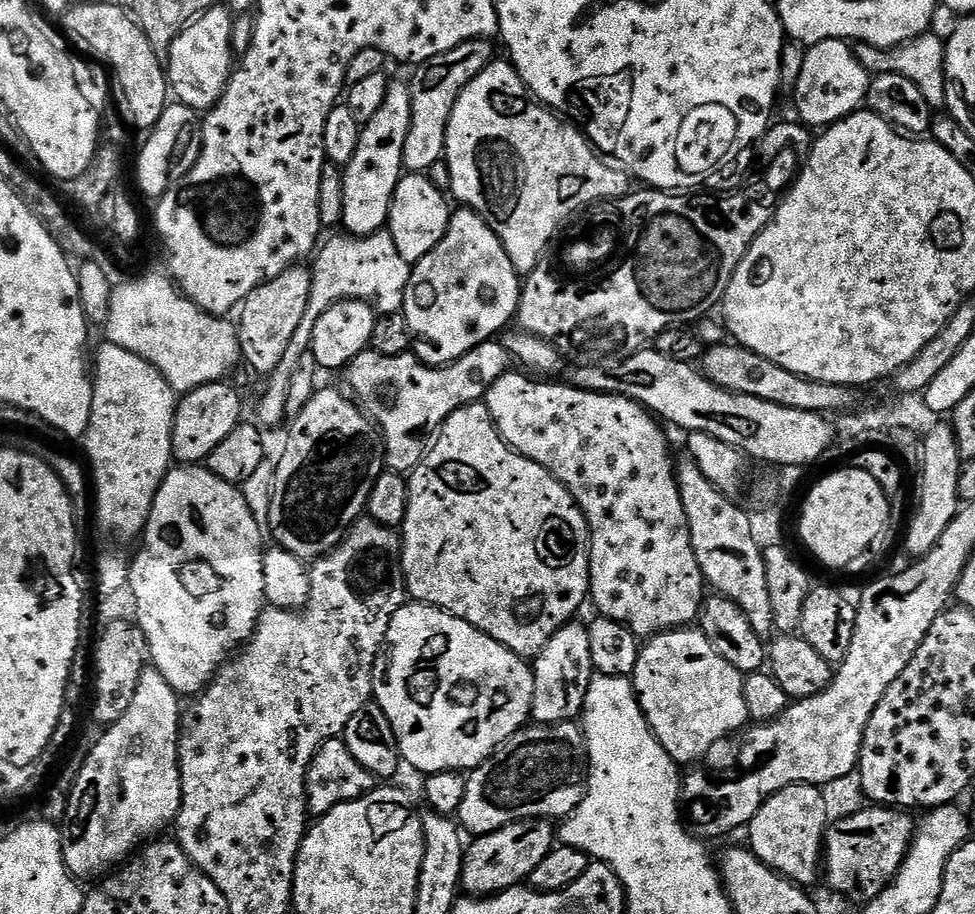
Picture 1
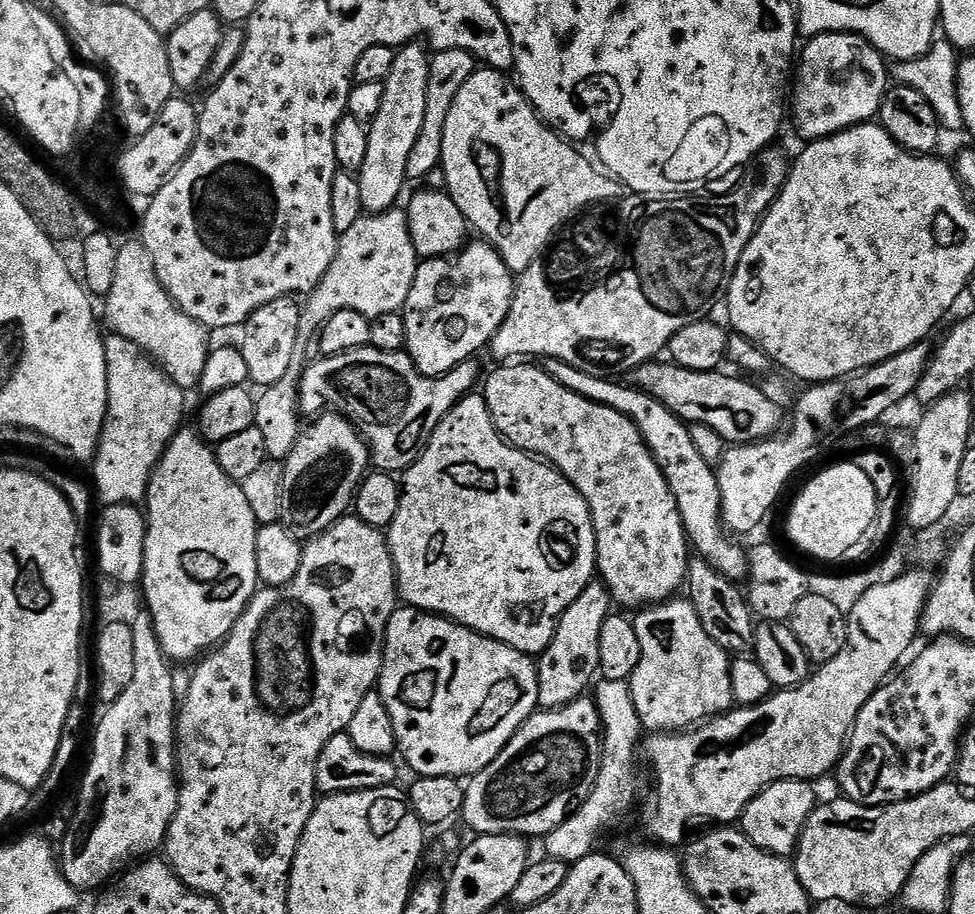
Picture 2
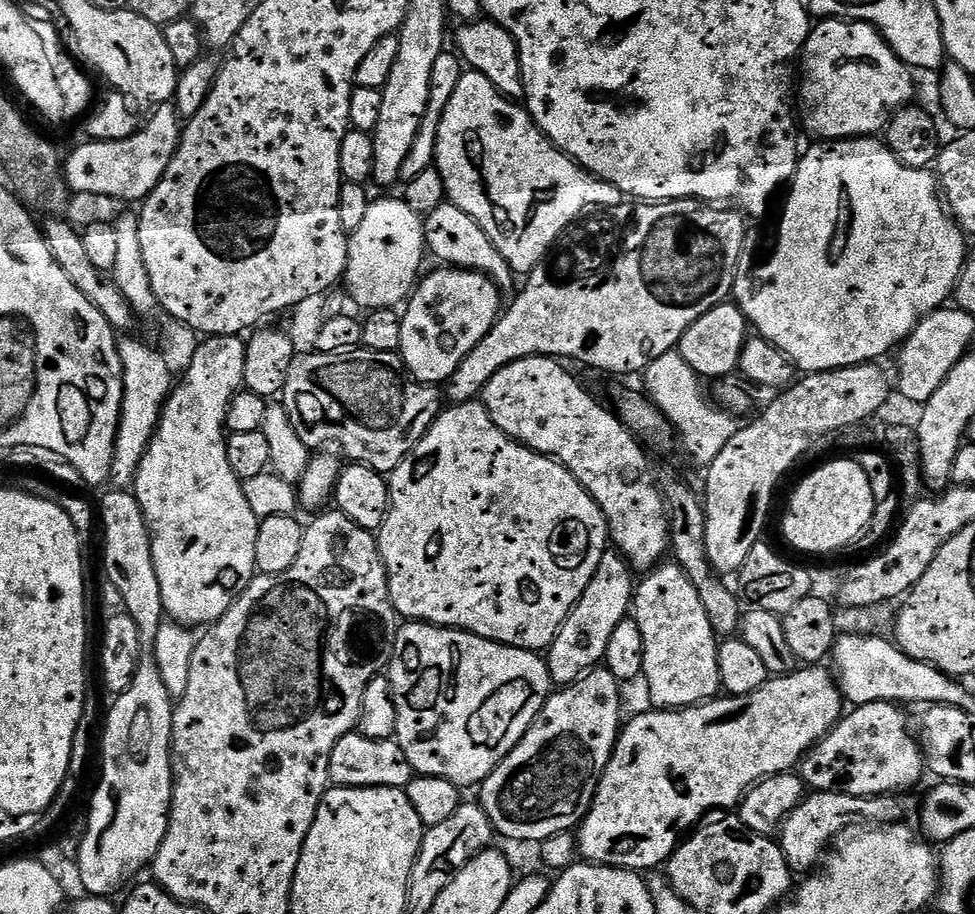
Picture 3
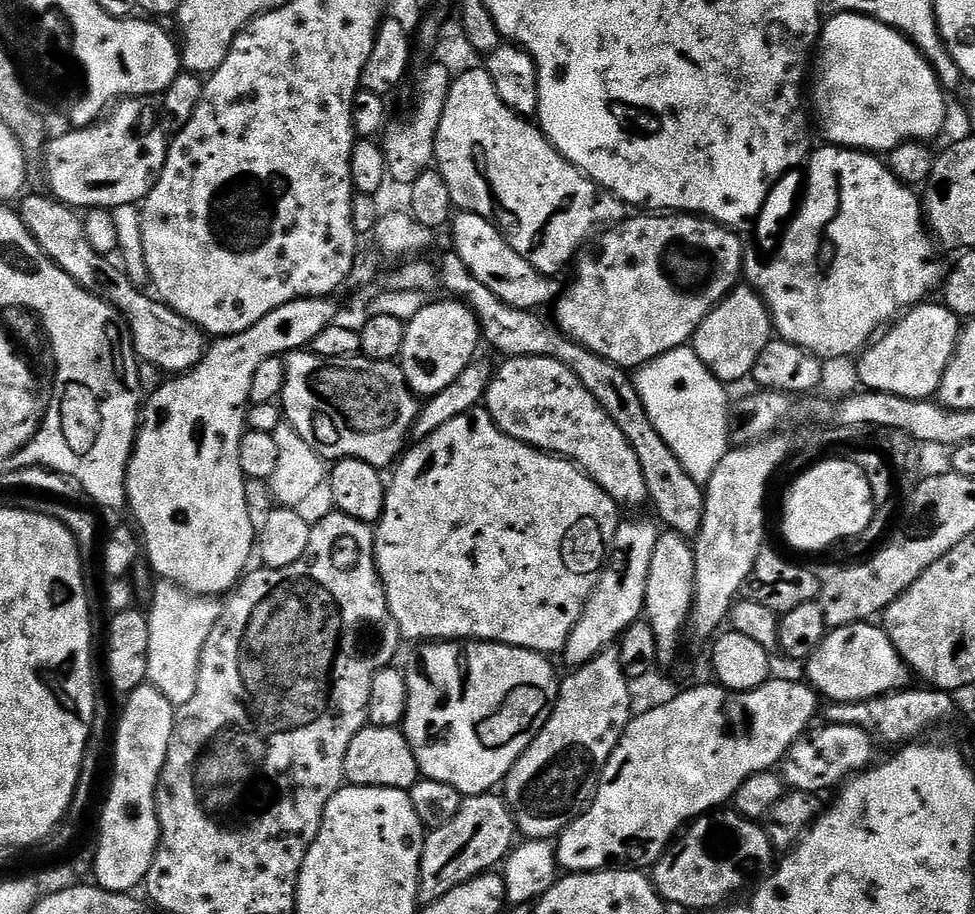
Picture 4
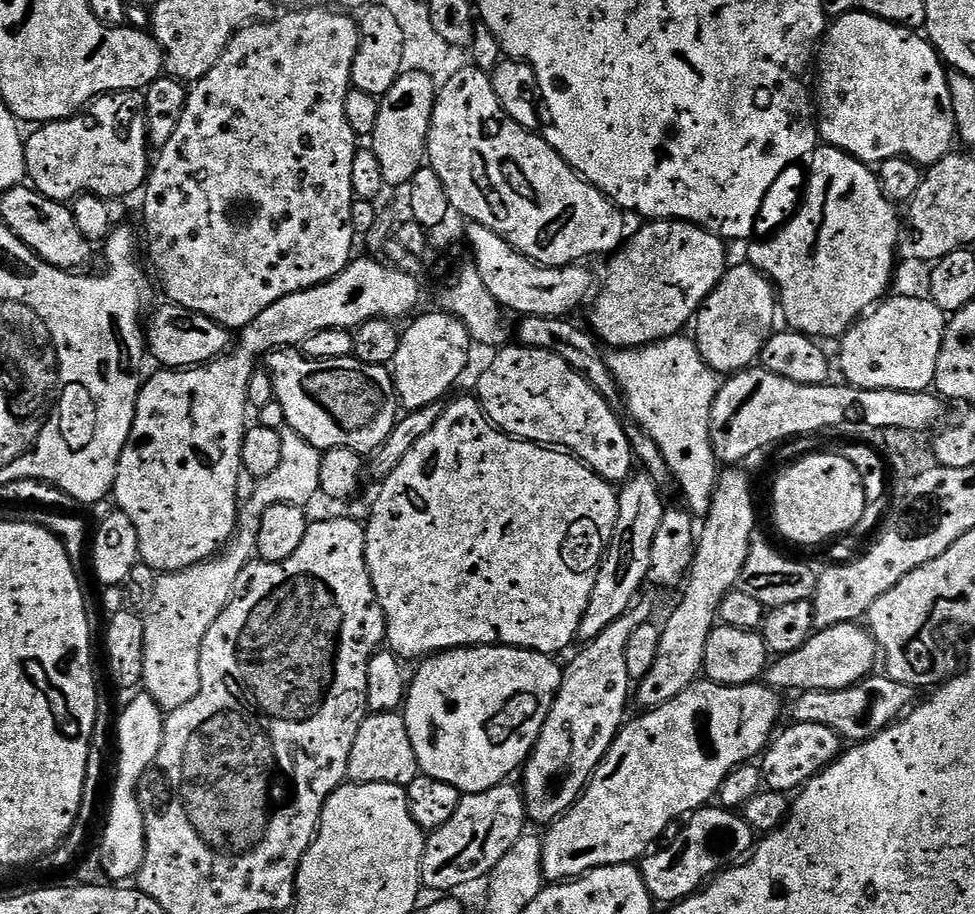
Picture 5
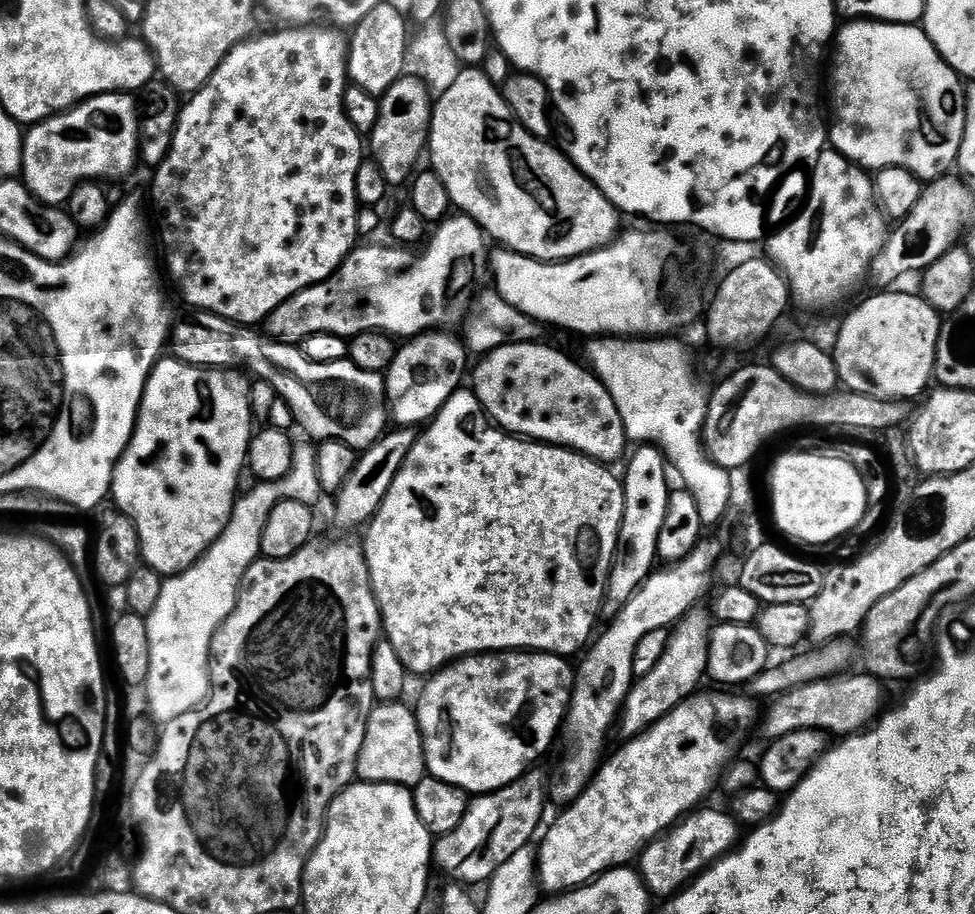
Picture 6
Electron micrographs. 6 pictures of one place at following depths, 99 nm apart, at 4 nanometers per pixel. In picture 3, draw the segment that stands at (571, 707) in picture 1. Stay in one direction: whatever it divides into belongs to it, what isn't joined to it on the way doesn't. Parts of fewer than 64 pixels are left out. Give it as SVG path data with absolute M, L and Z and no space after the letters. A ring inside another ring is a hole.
M609 550L604 553L590 586L586 586L582 598L573 606L562 630L546 649L553 685L574 684L603 661L606 646L610 646L611 635L632 612L632 601L637 586L637 581L632 580L632 575L634 575L632 565L619 552Z

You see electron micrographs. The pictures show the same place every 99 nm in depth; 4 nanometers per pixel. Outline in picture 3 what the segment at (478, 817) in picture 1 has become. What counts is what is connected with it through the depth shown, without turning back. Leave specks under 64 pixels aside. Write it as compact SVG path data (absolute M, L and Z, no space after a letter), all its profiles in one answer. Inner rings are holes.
M597 666L588 675L583 676L581 680L577 680L576 683L553 691L548 701L544 703L544 708L540 712L540 715L537 716L535 722L533 722L532 727L528 729L527 734L518 742L518 746L514 746L514 750L510 750L508 757L484 779L483 784L479 785L478 792L480 792L480 797L478 797L478 803L484 809L485 814L492 823L493 829L499 835L501 832L508 840L536 840L536 842L543 842L552 836L571 833L577 827L578 822L583 821L584 815L587 814L594 802L602 774L606 770L606 766L612 757L612 752L616 748L616 737L622 731L622 719L620 720L620 688L622 688L621 681L616 680L614 674L610 674L608 667Z

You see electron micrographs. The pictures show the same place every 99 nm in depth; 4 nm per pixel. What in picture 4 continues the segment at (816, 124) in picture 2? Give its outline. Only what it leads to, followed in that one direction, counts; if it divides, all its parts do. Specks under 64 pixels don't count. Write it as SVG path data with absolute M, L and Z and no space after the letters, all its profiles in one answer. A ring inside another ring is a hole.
M837 11L836 16L832 16L823 21L818 47L814 52L814 76L816 72L816 81L810 84L810 100L816 103L816 116L820 119L820 128L824 131L824 136L829 145L842 148L851 148L853 150L863 150L873 154L887 154L899 144L909 142L932 142L932 139L944 128L944 119L948 116L948 108L944 105L945 89L942 87L940 79L936 77L936 72L928 65L928 59L916 49L908 37L890 27L889 24L883 24L881 20L875 20L872 16L865 16L858 12Z

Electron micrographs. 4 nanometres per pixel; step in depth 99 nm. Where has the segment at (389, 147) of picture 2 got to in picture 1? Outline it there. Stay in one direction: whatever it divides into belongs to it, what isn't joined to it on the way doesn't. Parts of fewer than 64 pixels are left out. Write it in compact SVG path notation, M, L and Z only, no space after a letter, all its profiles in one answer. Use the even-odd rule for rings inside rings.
M393 79L386 90L386 99L378 109L378 114L370 118L361 127L358 138L358 150L354 150L354 158L343 165L344 181L344 217L343 227L355 237L373 235L381 231L388 223L388 211L394 198L394 190L398 186L402 173L405 171L402 150L406 146L406 134L412 125L412 89L407 83Z

